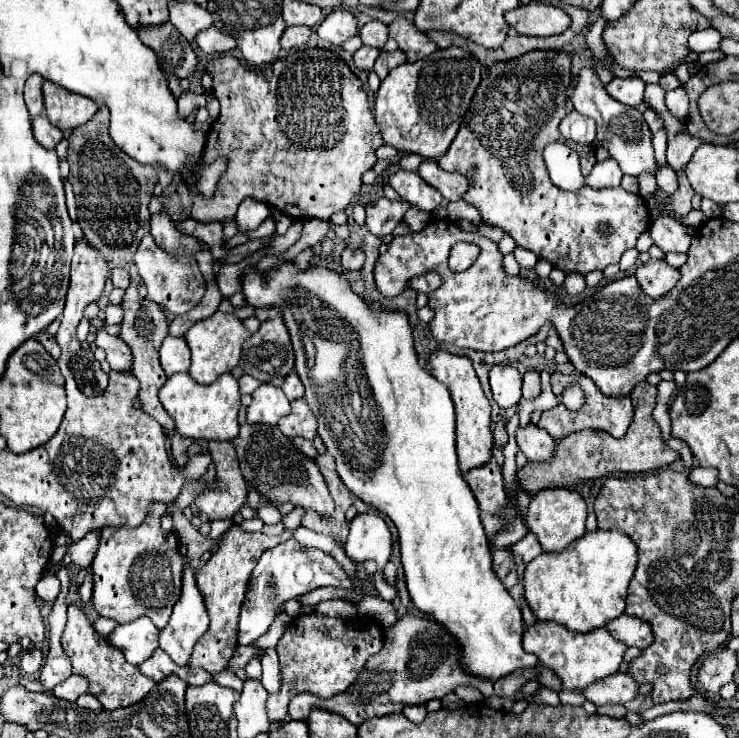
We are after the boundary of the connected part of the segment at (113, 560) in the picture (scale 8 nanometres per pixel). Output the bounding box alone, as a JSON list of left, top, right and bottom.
[91,502,183,628]

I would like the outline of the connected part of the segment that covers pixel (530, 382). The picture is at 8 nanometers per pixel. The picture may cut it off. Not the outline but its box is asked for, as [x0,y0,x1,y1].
[523,370,541,400]

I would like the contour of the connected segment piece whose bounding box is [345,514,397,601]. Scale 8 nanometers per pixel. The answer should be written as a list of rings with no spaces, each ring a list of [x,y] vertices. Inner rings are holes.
[[[357,514],[351,520],[345,552],[355,562],[365,562],[365,560],[377,562],[377,572],[374,575],[375,586],[380,597],[389,601],[394,600],[397,591],[384,583],[382,574],[391,556],[391,546],[393,546],[393,536],[381,516]]]

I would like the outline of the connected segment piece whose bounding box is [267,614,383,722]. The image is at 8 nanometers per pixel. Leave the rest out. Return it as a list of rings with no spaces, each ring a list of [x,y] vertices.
[[[323,614],[297,616],[285,630],[283,638],[277,644],[277,654],[281,662],[283,686],[277,694],[271,694],[267,700],[269,720],[285,720],[287,704],[293,694],[309,692],[319,698],[333,698],[345,692],[363,670],[369,656],[377,654],[383,648],[383,628],[371,620],[371,624],[363,618],[341,620]]]

